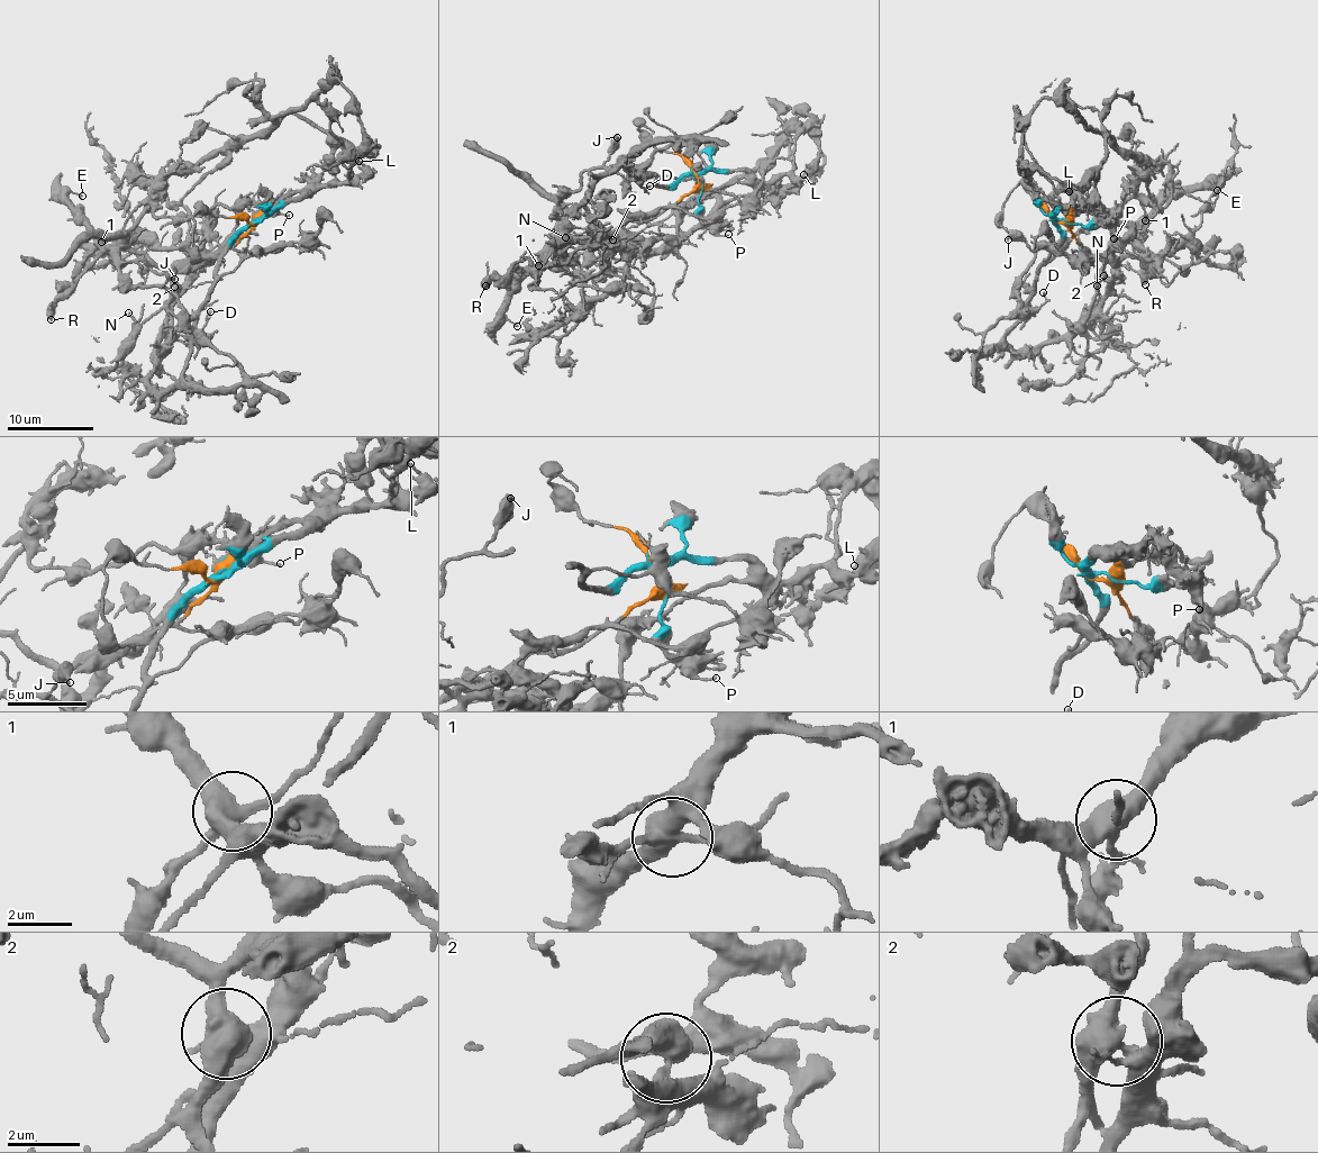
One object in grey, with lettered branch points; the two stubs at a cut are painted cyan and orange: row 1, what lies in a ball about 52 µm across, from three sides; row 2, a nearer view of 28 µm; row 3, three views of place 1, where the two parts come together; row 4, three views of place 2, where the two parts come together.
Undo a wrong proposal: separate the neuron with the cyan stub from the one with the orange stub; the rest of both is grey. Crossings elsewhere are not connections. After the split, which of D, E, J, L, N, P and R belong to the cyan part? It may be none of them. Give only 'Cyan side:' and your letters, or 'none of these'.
Cyan side: D, L, P

